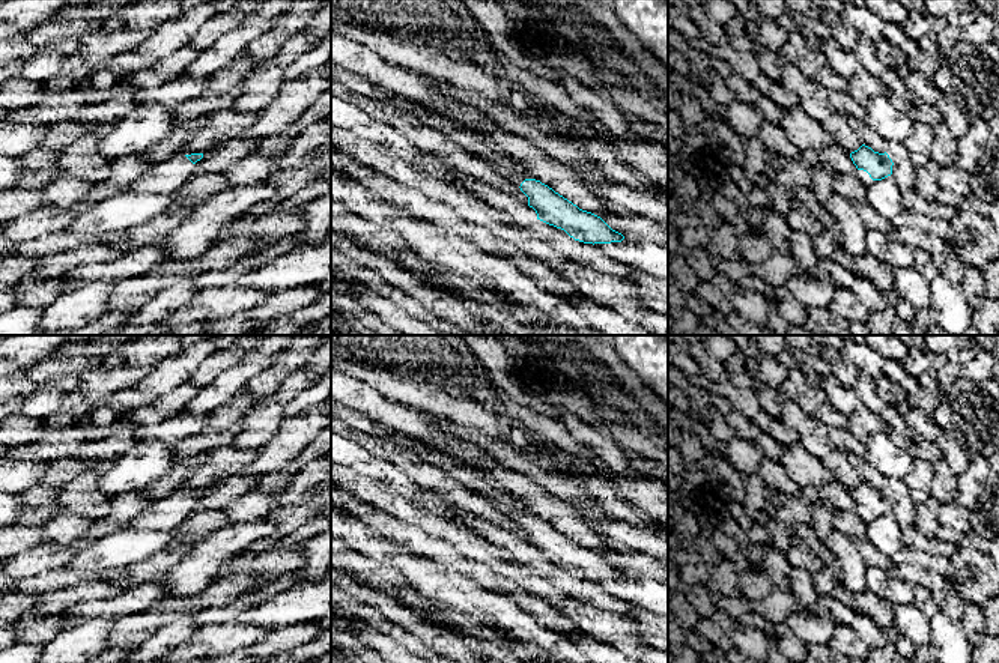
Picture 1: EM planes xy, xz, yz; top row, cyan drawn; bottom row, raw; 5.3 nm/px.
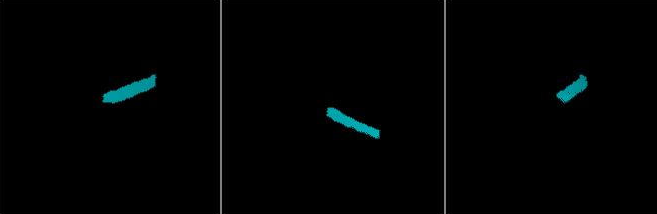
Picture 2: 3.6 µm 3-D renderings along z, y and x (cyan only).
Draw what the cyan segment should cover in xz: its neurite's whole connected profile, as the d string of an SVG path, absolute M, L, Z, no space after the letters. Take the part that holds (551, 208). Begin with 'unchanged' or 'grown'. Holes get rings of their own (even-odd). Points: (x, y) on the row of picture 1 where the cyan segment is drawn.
grown | M493 162L490 165L528 197L528 206L536 210L537 219L564 230L575 241L594 245L621 242L624 239L621 233L612 230L600 216L579 209L540 180L528 179L507 165Z

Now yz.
grown | M862 144L858 150L850 153L853 164L856 165L855 174L864 182L882 180L892 174L892 159L889 155L874 152L871 147Z

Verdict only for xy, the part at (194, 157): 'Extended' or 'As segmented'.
Extended

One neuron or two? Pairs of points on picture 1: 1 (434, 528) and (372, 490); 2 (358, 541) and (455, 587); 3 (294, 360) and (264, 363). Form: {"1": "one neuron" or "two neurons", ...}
{"1": "one neuron", "2": "one neuron", "3": "two neurons"}

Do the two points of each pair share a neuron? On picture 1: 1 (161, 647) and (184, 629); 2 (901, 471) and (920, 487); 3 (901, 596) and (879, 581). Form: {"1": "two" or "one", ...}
{"1": "one", "2": "two", "3": "one"}

